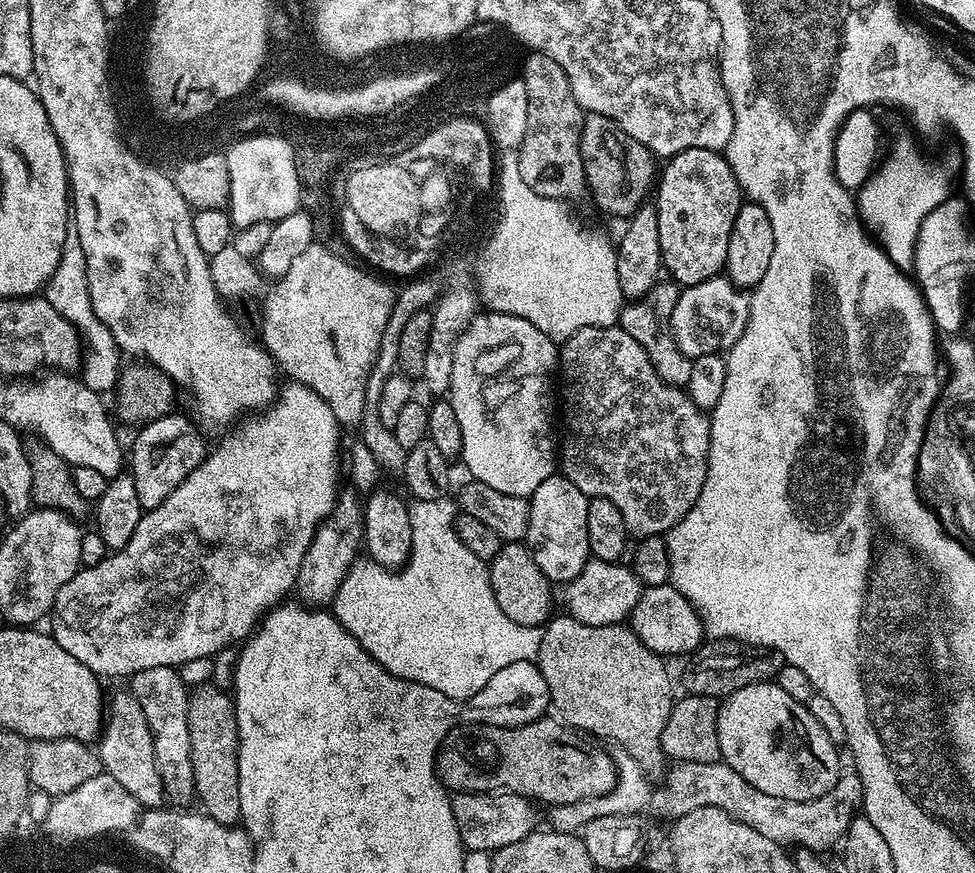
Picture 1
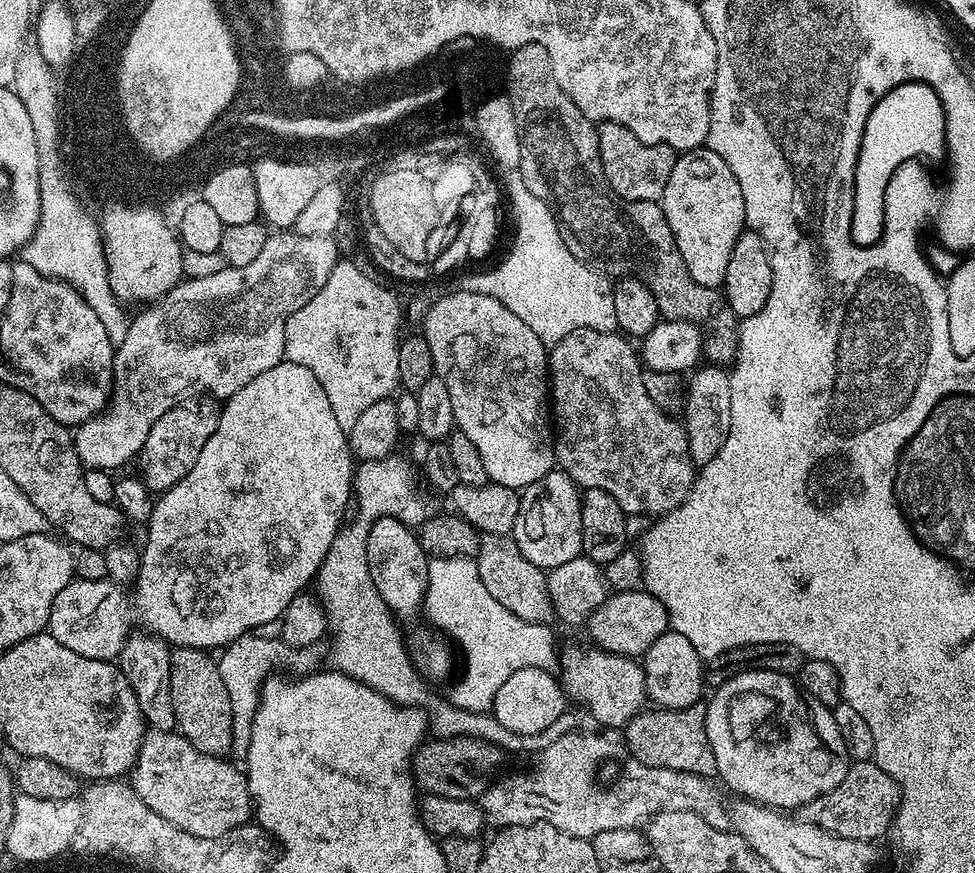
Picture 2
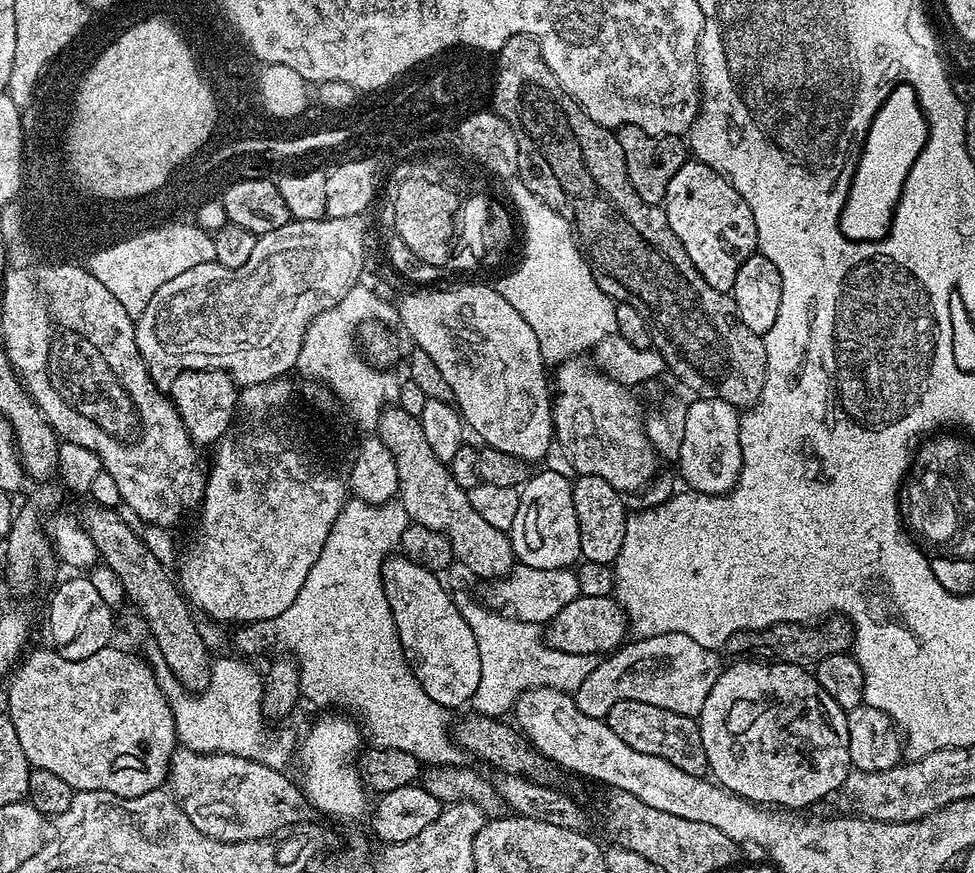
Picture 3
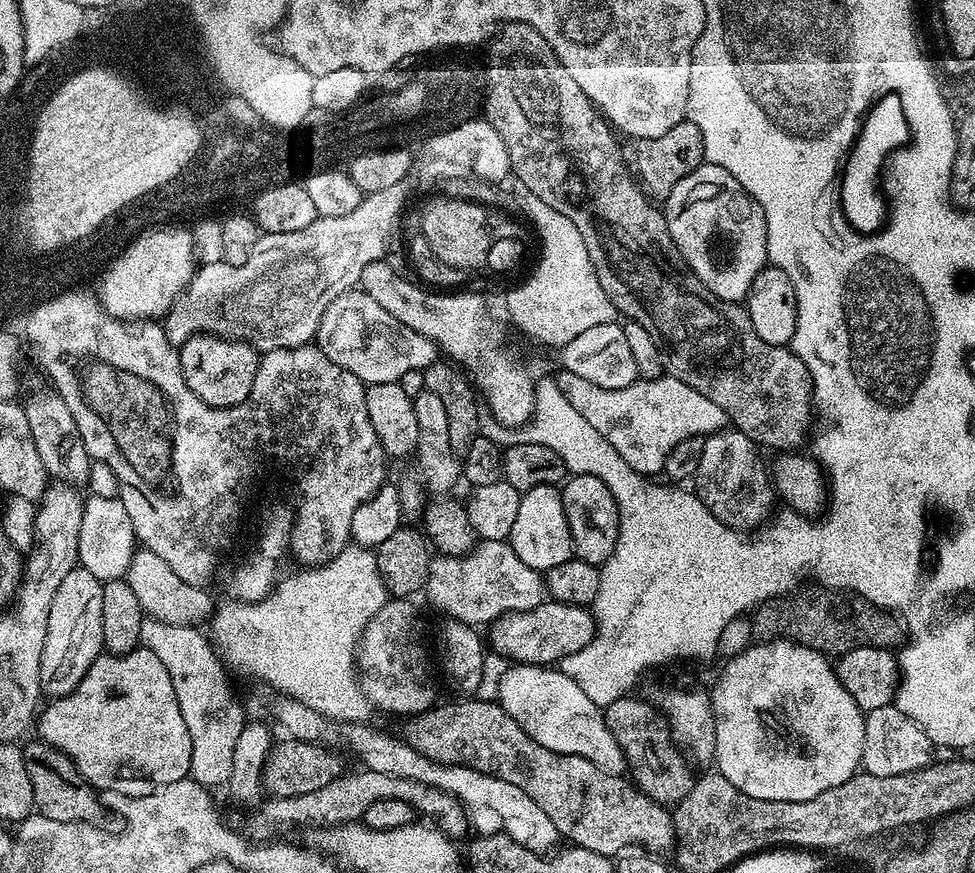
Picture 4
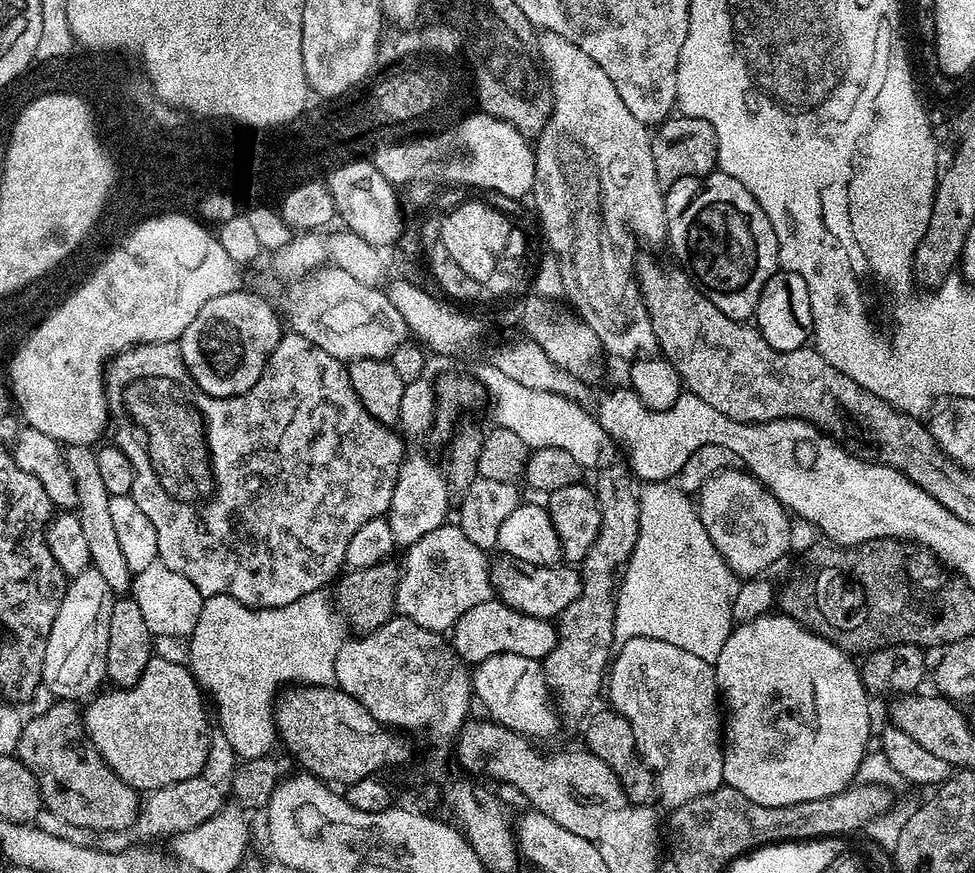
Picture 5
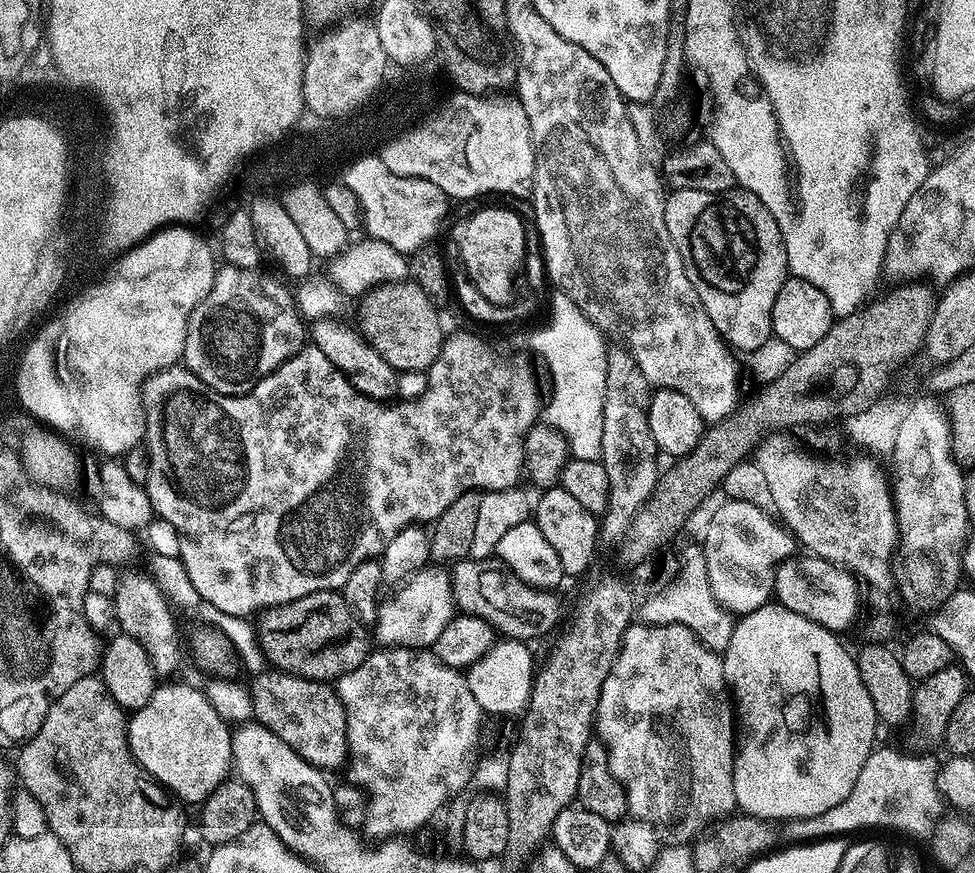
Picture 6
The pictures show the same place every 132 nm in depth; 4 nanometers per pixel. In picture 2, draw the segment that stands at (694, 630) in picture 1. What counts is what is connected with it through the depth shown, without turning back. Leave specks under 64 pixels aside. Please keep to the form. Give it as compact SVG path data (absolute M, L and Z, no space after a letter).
M639 588L634 591L622 591L611 593L604 600L594 614L588 619L586 631L592 638L591 643L600 647L605 652L614 653L616 655L630 656L633 658L643 657L643 654L662 636L664 632L669 631L668 611L662 606L653 595L645 589Z

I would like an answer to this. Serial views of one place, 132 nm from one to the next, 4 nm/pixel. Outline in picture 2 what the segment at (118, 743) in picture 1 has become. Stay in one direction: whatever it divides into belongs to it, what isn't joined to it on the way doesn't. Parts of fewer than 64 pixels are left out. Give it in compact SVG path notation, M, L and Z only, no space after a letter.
M148 730L130 773L130 783L154 814L162 814L178 830L198 838L218 838L228 835L231 828L249 823L254 816L245 769L235 768L230 761L223 756L202 754L175 730Z

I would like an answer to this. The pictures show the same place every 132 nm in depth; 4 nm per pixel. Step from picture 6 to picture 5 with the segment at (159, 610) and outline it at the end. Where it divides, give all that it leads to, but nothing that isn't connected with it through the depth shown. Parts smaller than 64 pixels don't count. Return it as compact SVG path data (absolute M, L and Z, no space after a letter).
M74 445L65 451L64 456L65 462L68 463L75 503L80 503L78 515L89 547L91 567L96 568L98 574L102 574L102 578L106 578L106 582L111 586L113 593L127 593L133 585L134 573L130 570L130 566L126 566L126 557L122 555L122 550L118 546L114 521L110 519L109 494L105 483L102 482L101 471L98 470L96 453L89 446Z

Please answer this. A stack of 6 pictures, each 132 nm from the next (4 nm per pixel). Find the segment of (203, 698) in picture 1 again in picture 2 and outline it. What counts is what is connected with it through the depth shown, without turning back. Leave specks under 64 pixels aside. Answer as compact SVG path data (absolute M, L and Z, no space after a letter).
M172 648L170 702L174 706L175 731L202 754L227 757L232 749L232 704L222 682L217 657L203 648Z

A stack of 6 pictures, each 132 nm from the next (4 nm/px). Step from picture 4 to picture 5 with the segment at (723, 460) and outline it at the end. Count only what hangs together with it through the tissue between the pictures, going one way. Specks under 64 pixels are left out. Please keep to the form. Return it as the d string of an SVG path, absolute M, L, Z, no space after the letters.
M739 467L710 477L698 493L698 511L710 542L737 577L756 578L767 573L764 571L778 563L792 544L792 524L785 507L751 472Z

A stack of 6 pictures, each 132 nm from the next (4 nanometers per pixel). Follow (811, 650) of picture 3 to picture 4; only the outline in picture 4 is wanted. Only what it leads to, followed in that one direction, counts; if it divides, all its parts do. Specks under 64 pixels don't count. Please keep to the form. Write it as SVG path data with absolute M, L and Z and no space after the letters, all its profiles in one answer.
M804 586L791 594L767 600L751 613L750 619L752 634L757 641L795 640L832 658L839 658L843 652L858 650L858 646L892 650L906 636L905 625L893 613L843 591L819 586Z

